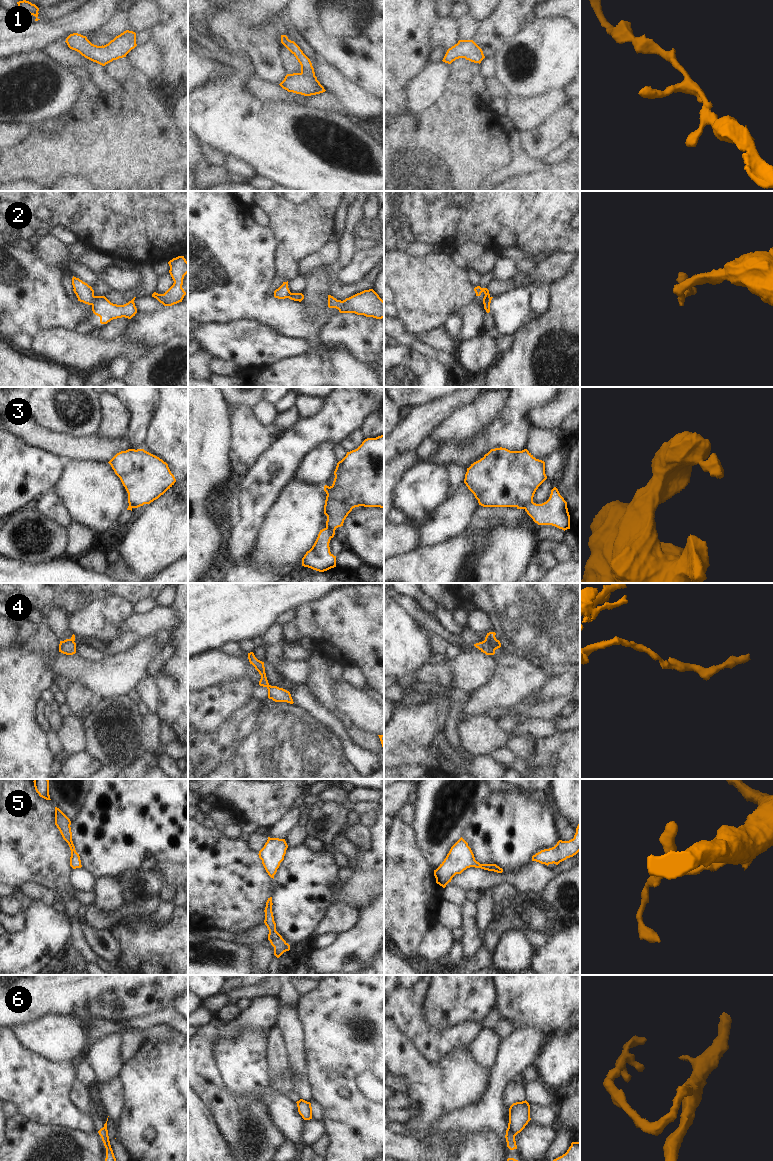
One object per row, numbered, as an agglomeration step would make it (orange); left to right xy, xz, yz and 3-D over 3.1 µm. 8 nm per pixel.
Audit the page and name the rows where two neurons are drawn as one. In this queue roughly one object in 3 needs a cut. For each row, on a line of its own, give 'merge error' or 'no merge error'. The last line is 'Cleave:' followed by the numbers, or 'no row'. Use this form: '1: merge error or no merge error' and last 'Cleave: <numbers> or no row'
1: no merge error
2: merge error
3: merge error
4: merge error
5: no merge error
6: merge error
Cleave: 2, 3, 4, 6

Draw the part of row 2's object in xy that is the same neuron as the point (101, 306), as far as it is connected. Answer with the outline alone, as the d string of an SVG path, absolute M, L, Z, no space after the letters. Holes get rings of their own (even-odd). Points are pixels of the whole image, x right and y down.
M95 296L92 303L92 311L100 317L101 324L107 324L113 319L128 318L131 319L137 313L134 297L131 301L124 305L111 303L105 296Z

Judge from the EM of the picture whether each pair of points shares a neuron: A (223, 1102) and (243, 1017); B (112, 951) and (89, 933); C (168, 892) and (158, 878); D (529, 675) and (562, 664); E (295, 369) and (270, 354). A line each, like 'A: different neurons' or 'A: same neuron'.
A: same neuron
B: same neuron
C: different neurons
D: different neurons
E: different neurons

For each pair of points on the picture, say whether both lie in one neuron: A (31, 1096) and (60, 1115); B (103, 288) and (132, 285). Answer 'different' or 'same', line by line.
A: same
B: different

